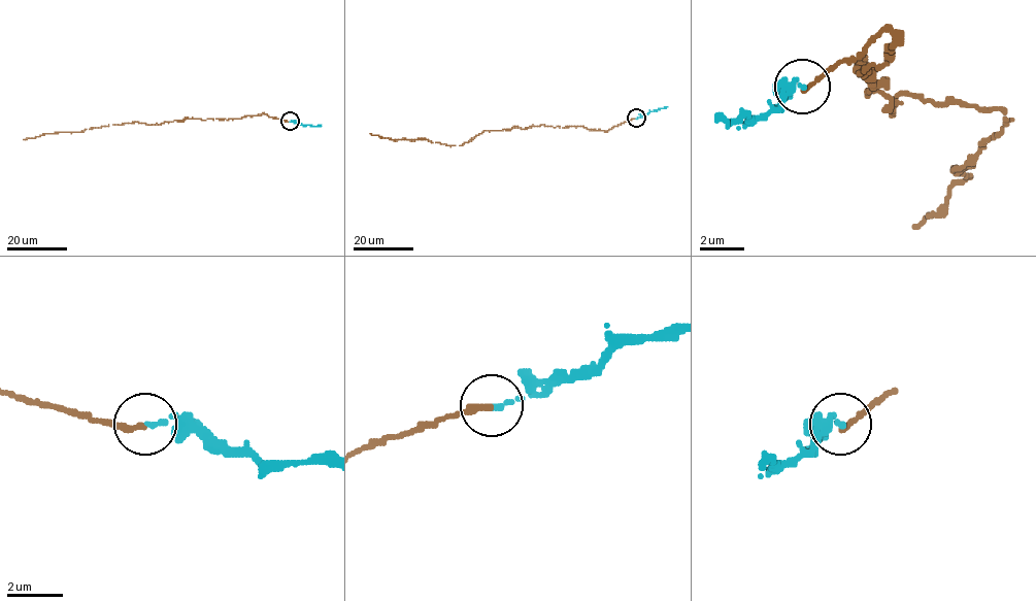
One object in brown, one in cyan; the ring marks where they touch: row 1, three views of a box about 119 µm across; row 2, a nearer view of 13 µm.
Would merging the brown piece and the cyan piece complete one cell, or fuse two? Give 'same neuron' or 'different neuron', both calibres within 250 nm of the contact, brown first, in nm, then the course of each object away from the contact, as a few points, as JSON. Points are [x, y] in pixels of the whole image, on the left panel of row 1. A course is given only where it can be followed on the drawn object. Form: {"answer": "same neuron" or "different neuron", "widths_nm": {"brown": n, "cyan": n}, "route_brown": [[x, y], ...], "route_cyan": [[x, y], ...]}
{"answer": "same neuron", "widths_nm": {"brown": 280, "cyan": 200}, "route_brown": [[290, 121], [262, 113], [227, 120], [186, 119], [160, 124], [131, 123], [80, 132], [47, 133], [23, 140]], "route_cyan": [[290, 121], [321, 125]]}

